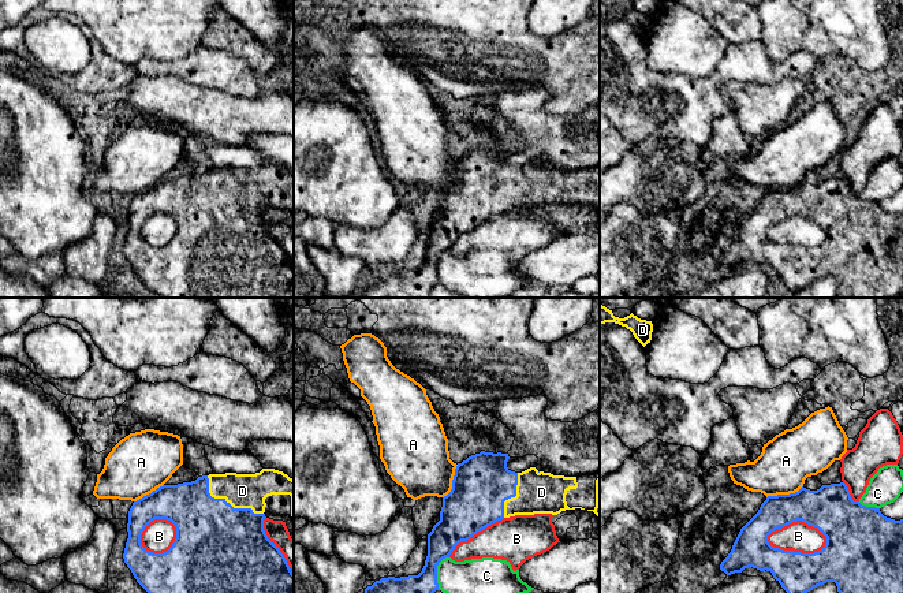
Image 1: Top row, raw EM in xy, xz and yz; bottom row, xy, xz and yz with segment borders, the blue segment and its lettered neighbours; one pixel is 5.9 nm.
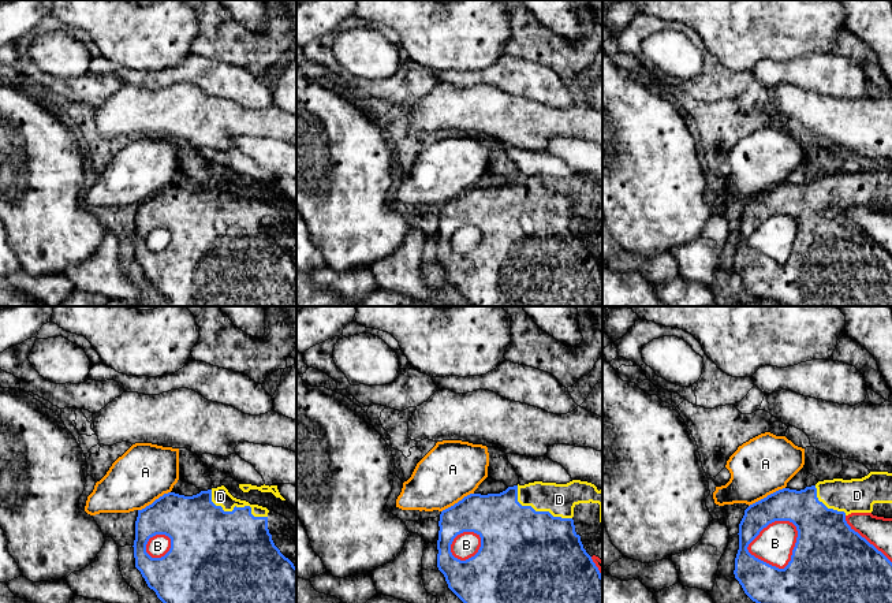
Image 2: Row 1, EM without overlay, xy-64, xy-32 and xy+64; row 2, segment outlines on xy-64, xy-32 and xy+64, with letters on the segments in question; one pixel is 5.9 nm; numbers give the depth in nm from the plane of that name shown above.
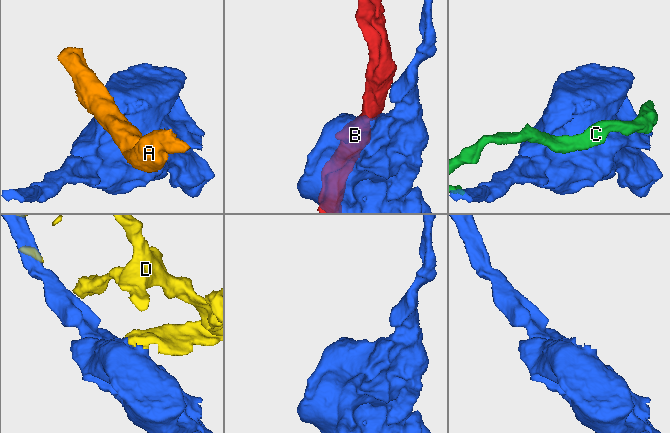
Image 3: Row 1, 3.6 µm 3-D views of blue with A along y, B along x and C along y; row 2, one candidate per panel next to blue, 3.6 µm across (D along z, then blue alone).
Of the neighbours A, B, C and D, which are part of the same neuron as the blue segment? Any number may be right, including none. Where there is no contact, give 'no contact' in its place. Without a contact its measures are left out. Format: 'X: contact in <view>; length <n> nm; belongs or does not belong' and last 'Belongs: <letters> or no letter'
A: contact in yz; length 220 nm; does not belong
B: contact in yz; length 360 nm; does not belong
C: contact in xz; length 200 nm; does not belong
D: contact in xy; length 400 nm; belongs
Belongs: D

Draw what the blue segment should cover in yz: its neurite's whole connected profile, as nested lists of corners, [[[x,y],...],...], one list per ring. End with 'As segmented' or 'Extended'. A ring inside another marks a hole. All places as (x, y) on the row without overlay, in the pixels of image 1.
[[[844,176],[822,179],[817,184],[802,180],[795,187],[768,190],[758,206],[740,223],[731,246],[720,258],[727,269],[749,261],[770,265],[794,292],[835,276],[837,298],[896,298],[903,291],[903,213],[887,212],[880,202],[854,195]],[[796,215],[817,221],[826,231],[821,245],[783,245],[768,236],[772,225]]]. As segmented

